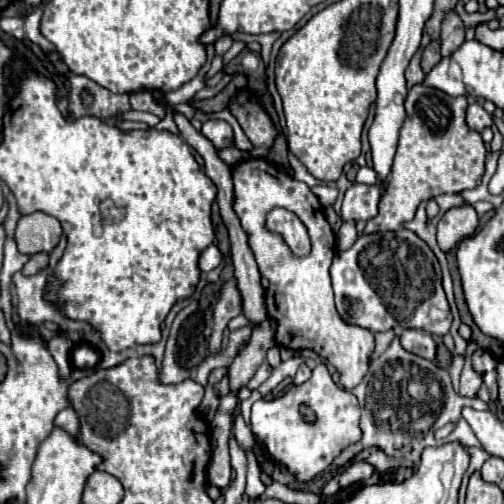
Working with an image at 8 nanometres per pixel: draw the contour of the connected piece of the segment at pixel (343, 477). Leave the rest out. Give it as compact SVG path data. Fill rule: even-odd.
M359 461L352 464L339 477L339 483L343 490L369 479L374 472L374 467L365 461Z

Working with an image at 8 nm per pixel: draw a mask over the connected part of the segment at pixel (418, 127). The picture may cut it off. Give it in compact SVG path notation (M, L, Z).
M416 84L410 88L406 98L406 122L400 130L400 142L394 156L392 172L388 178L388 184L382 192L380 204L378 204L378 216L366 222L364 234L372 232L386 232L386 230L400 230L404 222L410 222L416 214L416 208L420 202L436 198L440 194L456 194L462 190L470 190L478 186L482 174L484 174L484 160L486 160L486 144L482 140L482 134L478 130L470 130L466 124L466 108L468 98L448 98L444 92L436 88L428 88L424 84Z

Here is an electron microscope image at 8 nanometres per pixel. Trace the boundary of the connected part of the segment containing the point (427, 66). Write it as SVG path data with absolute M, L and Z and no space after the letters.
M432 40L424 48L424 54L422 54L422 70L424 70L424 74L428 74L440 60L442 60L442 56L440 56L440 44Z

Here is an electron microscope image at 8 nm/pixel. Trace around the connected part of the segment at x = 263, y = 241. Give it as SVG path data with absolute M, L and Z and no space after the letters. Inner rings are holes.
M250 158L240 162L238 166L234 166L232 170L234 176L234 210L242 222L242 228L248 234L248 242L250 248L256 256L260 274L266 276L270 280L270 290L268 290L268 316L276 320L276 342L284 348L292 348L292 350L314 350L318 356L322 356L324 360L328 360L330 364L334 364L338 368L338 372L342 374L340 382L346 390L352 390L356 384L360 384L360 380L364 378L364 374L368 372L368 362L370 356L374 352L374 334L360 328L360 326L352 326L346 324L334 306L334 292L332 292L332 284L330 284L330 264L334 258L334 232L330 230L330 224L324 218L324 208L320 208L318 198L310 192L310 188L304 182L294 180L288 172L276 168L274 164L270 164L264 158ZM272 208L286 208L290 212L294 212L302 224L306 226L310 240L312 240L312 252L304 258L296 258L288 246L284 244L284 238L276 232L270 232L266 228L266 214Z

